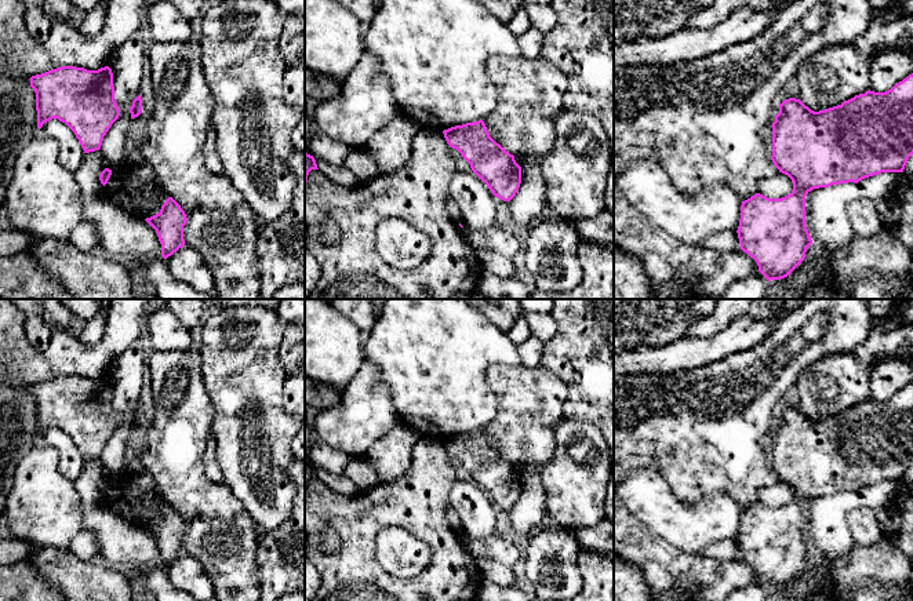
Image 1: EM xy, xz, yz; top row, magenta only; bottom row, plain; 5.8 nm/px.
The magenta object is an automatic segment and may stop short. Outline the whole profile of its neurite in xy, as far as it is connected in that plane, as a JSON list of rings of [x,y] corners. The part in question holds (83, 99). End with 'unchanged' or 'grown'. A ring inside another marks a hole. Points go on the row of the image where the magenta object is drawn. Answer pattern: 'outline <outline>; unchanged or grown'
outline [[[61,66],[30,77],[36,92],[37,128],[58,119],[65,123],[79,139],[84,153],[101,149],[103,136],[119,119],[120,109],[114,101],[113,73],[109,66],[87,70],[76,66]]]; unchanged

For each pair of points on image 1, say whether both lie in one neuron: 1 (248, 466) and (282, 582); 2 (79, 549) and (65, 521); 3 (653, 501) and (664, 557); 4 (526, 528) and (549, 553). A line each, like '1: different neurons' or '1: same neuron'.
1: different neurons
2: different neurons
3: different neurons
4: different neurons

